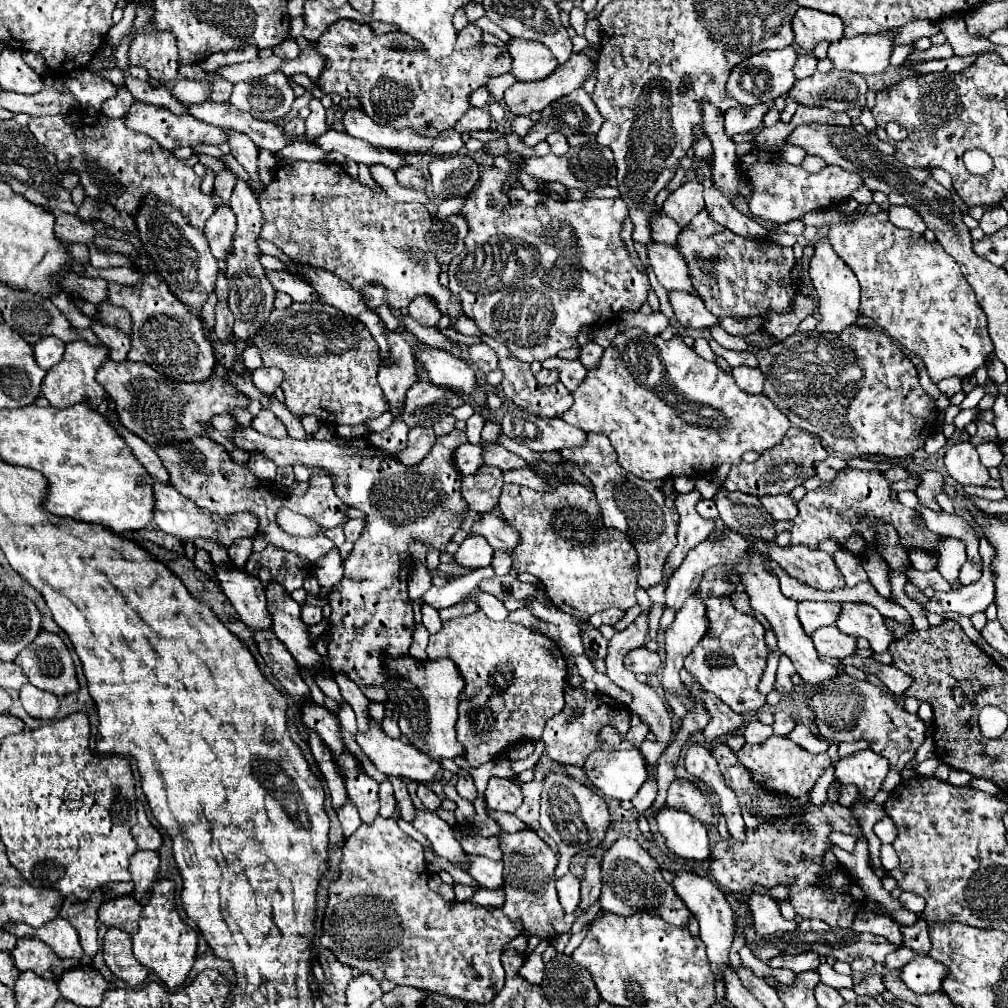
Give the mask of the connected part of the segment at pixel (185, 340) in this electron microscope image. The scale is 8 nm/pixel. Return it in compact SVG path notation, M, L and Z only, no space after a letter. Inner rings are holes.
M140 270L140 274L142 274L142 284L140 286L122 286L122 284L116 284L116 282L110 282L108 284L108 302L110 304L114 304L114 306L122 306L122 308L128 308L128 312L130 312L130 316L132 316L132 348L134 348L134 356L128 356L132 362L136 362L136 360L140 360L140 362L144 362L144 364L148 364L148 366L152 366L156 372L160 372L160 374L164 374L168 380L176 380L176 382L202 382L202 380L208 380L210 376L212 376L212 372L214 372L214 364L216 364L216 358L214 358L214 350L212 350L212 346L210 346L210 342L206 340L206 336L204 336L204 330L202 330L202 322L196 318L196 314L192 314L190 310L186 310L186 306L170 292L170 288L166 286L166 282L164 280L160 280L158 278L158 274L152 270L150 274L144 274L142 270Z

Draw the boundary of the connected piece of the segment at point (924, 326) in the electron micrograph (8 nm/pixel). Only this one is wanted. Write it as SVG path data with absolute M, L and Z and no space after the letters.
M886 212L864 216L854 224L830 226L828 242L858 276L862 286L860 312L920 356L934 384L950 376L972 376L984 366L992 354L984 310L980 310L960 266L938 242L926 242L922 234L892 226Z

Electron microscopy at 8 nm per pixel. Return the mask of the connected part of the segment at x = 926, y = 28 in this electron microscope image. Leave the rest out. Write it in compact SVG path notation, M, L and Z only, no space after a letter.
M912 20L908 24L904 24L902 28L898 28L896 34L896 44L914 44L918 38L930 38L934 34L938 34L940 28L934 22L924 22L924 20Z

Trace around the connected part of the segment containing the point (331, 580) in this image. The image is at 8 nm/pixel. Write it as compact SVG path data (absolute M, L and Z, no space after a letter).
M334 548L330 554L326 554L314 564L314 574L322 586L336 586L342 580L344 564L338 554L338 548Z

